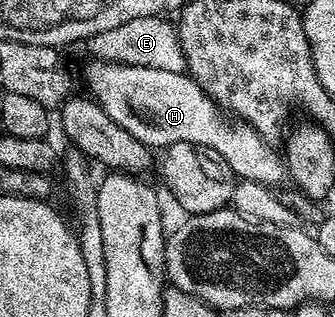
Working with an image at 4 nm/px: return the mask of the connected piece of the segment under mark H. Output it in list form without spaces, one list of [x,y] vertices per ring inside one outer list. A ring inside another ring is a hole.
[[[90,59],[88,63],[85,80],[93,91],[89,91],[92,99],[146,147],[164,150],[175,146],[175,142],[191,142],[217,153],[227,162],[234,177],[270,186],[277,186],[281,179],[286,179],[284,159],[273,153],[269,145],[272,143],[251,125],[230,119],[185,72],[155,70],[106,60]]]

